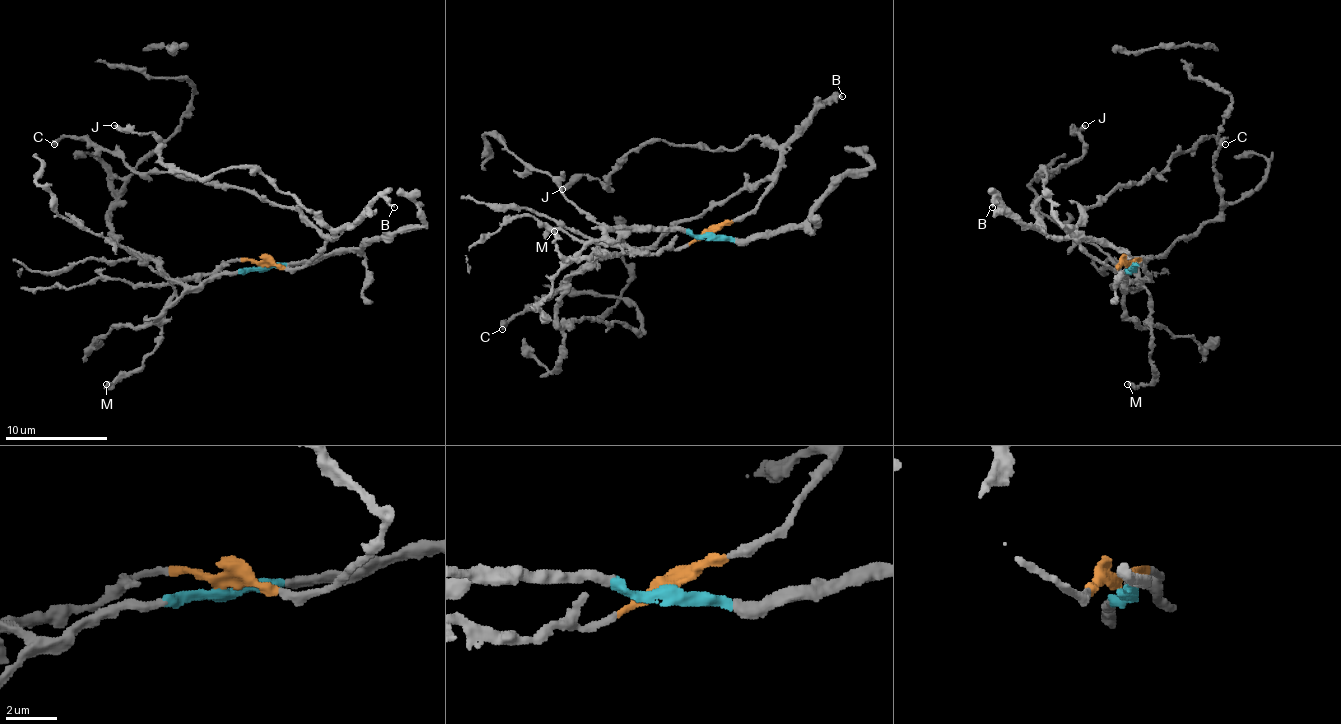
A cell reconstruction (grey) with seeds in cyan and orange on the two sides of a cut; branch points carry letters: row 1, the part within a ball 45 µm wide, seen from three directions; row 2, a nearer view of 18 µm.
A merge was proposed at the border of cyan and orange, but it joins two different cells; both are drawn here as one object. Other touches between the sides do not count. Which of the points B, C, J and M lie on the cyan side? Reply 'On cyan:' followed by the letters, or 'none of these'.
On cyan: none of these

